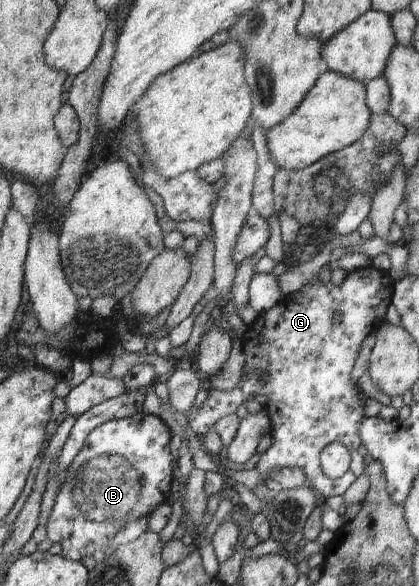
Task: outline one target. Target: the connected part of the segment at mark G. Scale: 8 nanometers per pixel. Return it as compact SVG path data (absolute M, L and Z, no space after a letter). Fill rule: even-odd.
M369 264L365 268L346 273L343 282L338 285L332 282L323 284L315 277L297 290L294 298L289 300L286 297L279 300L273 307L258 314L248 325L248 330L242 333L244 364L238 385L226 392L209 388L208 397L203 405L199 409L191 408L186 413L191 429L201 438L211 431L221 418L235 414L238 405L249 395L263 395L267 399L263 409L267 411L272 425L269 431L272 444L256 465L264 484L274 492L308 485L312 489L317 489L326 498L343 495L366 468L363 465L363 457L357 452L359 445L362 444L359 426L365 417L365 400L360 396L358 385L351 380L351 369L365 337L375 333L378 323L385 319L386 310L392 303L394 282L395 279L388 272L378 270ZM336 312L341 313L339 323L335 321ZM263 373L269 373L269 381L261 380ZM333 441L343 443L353 457L351 469L334 480L323 473L319 461L321 450Z

